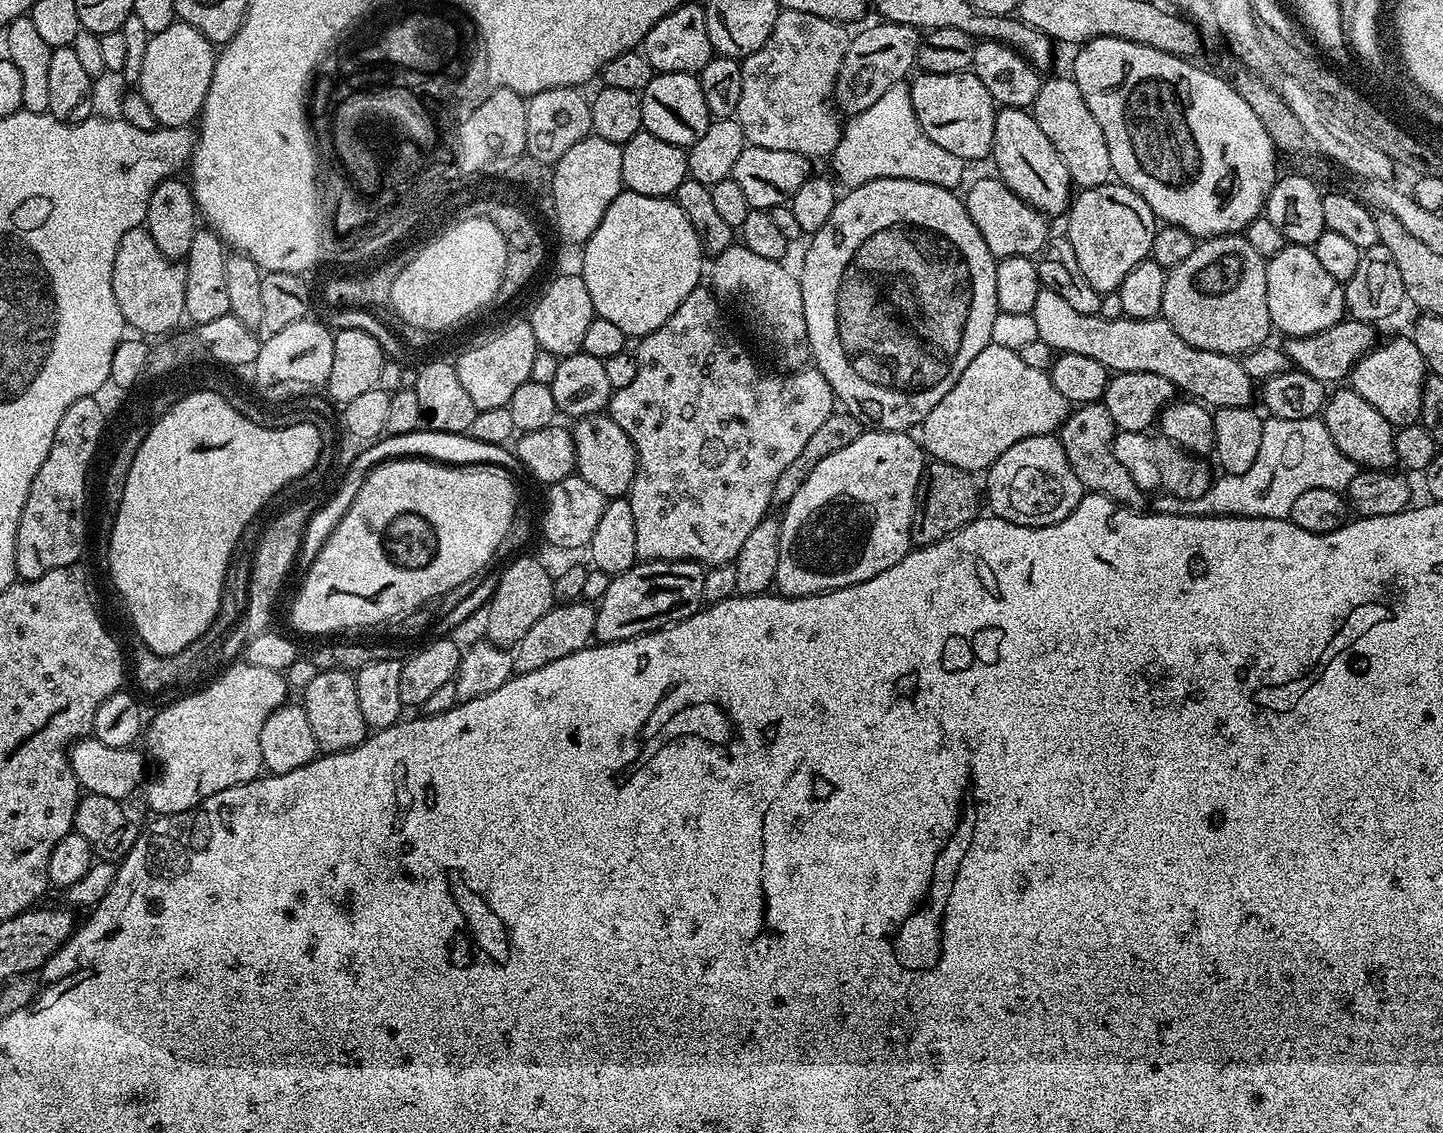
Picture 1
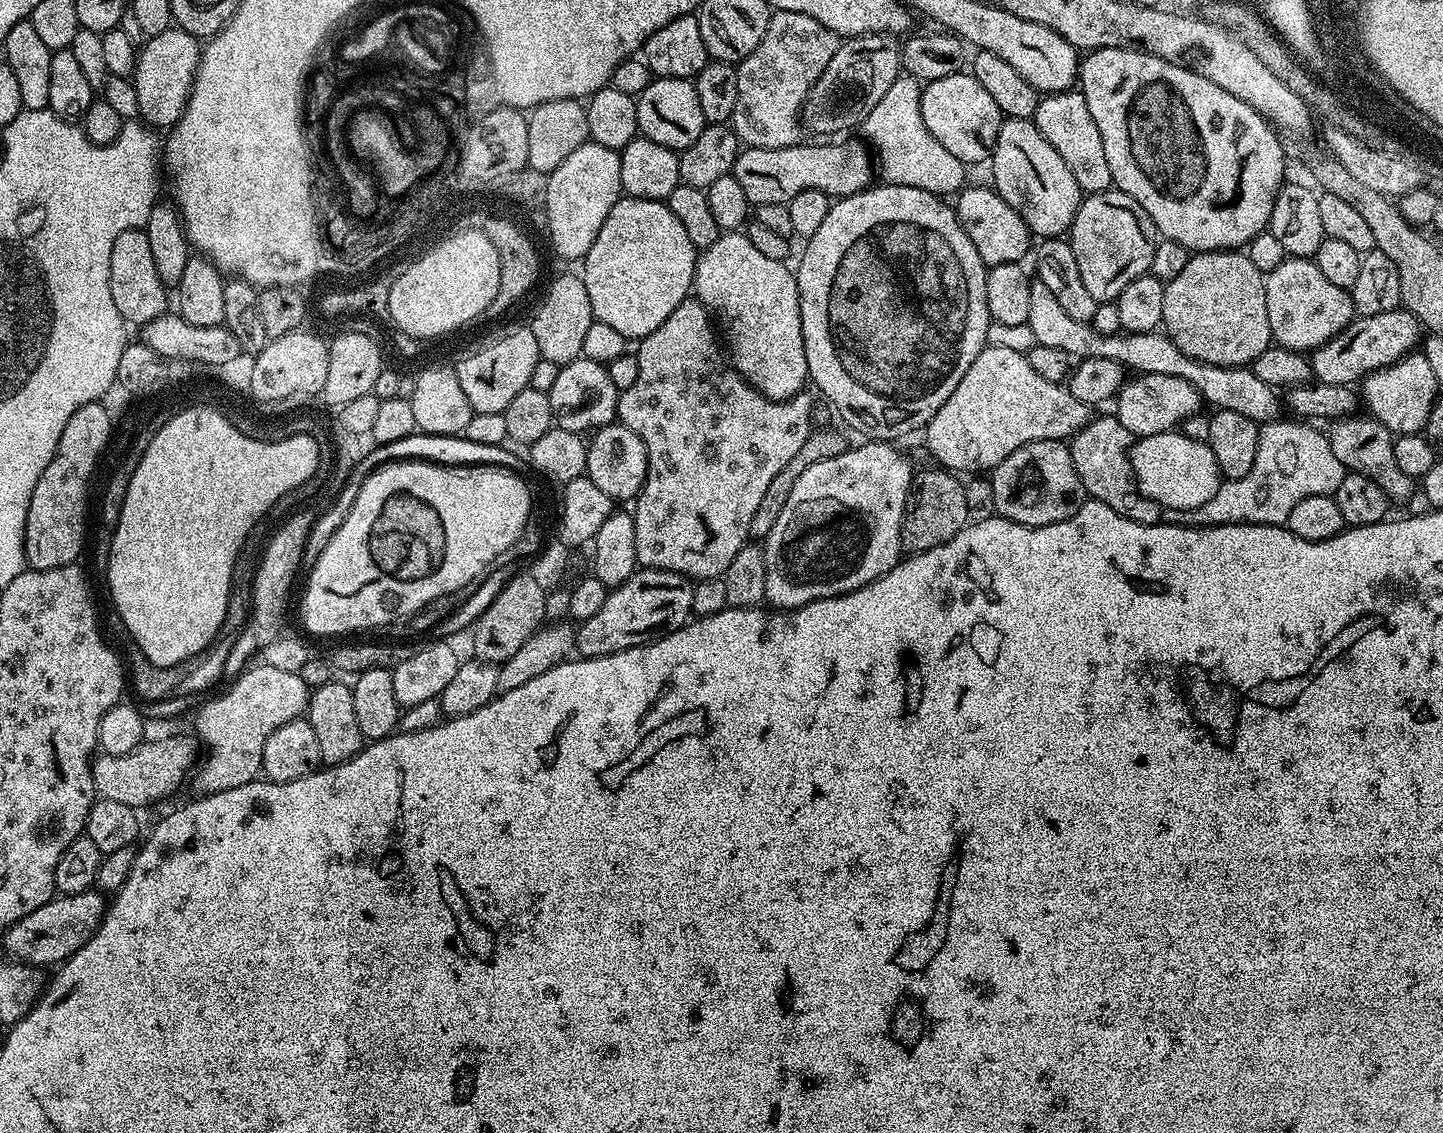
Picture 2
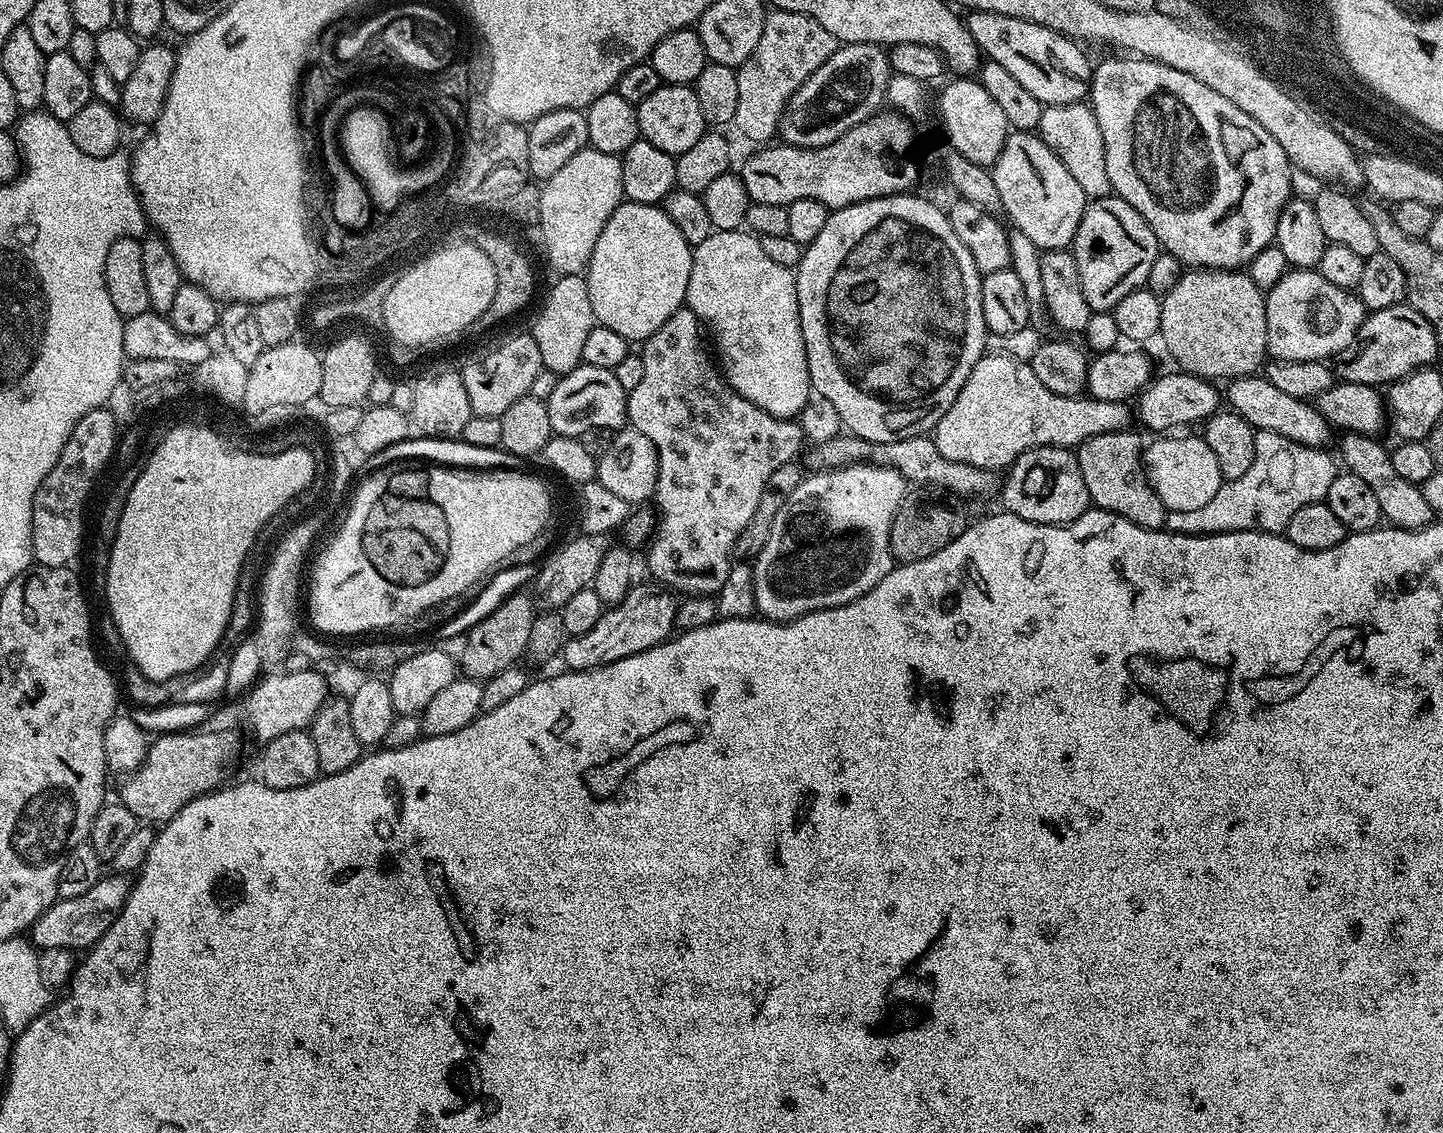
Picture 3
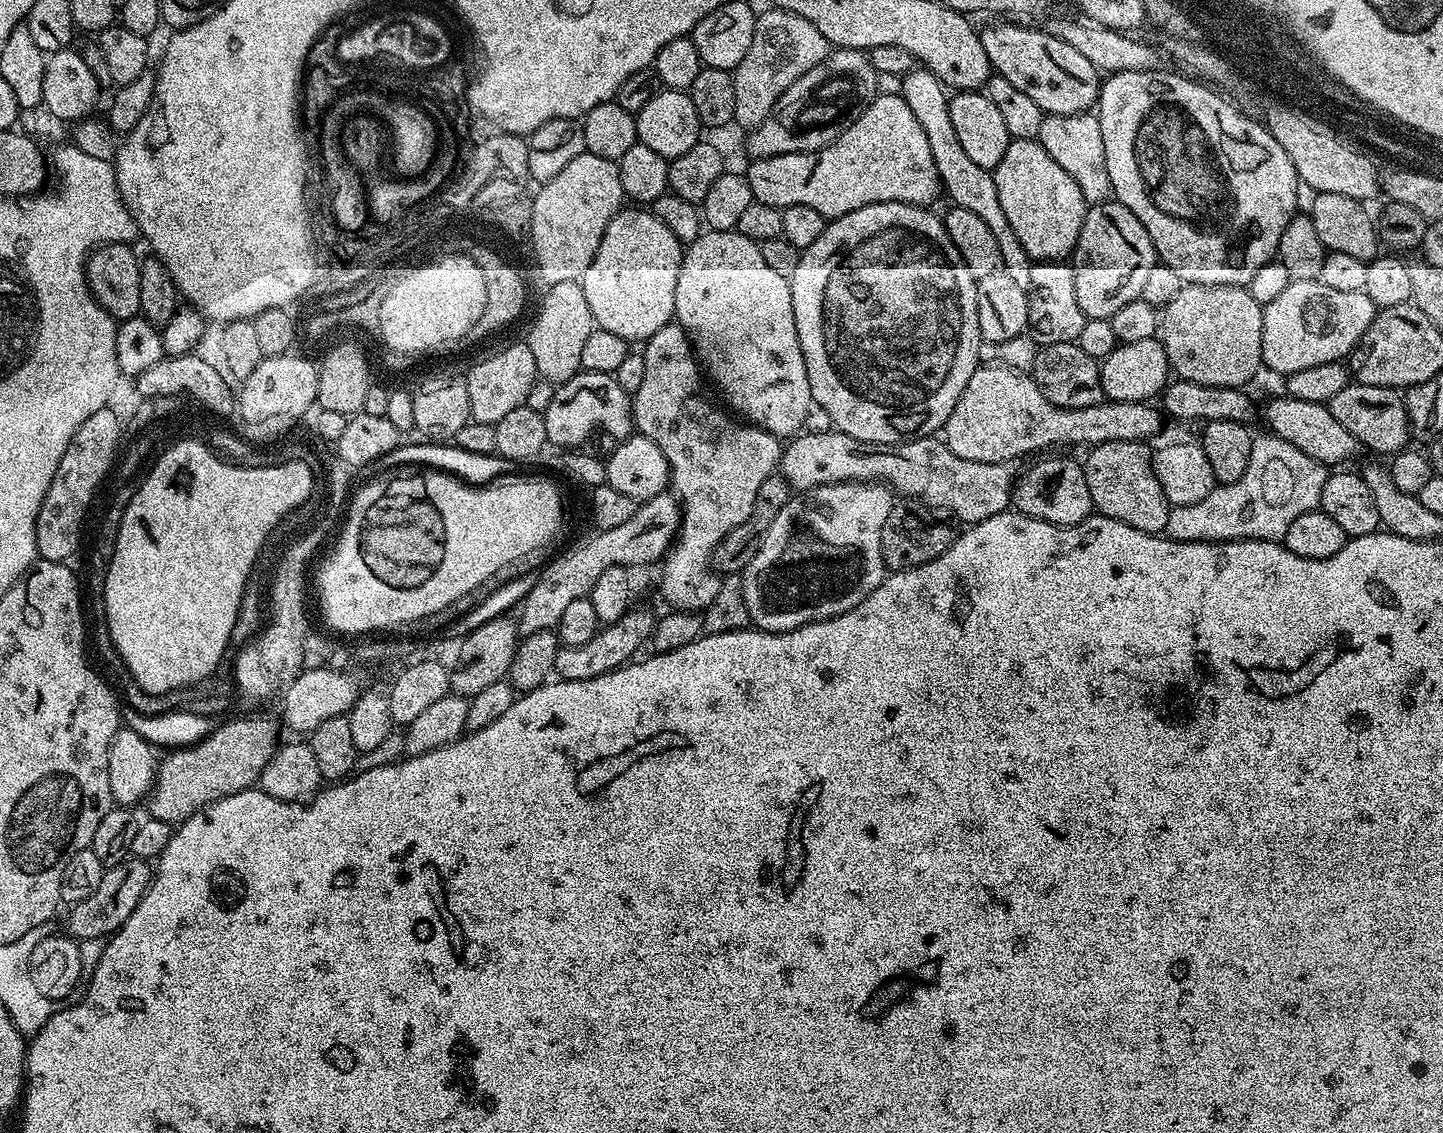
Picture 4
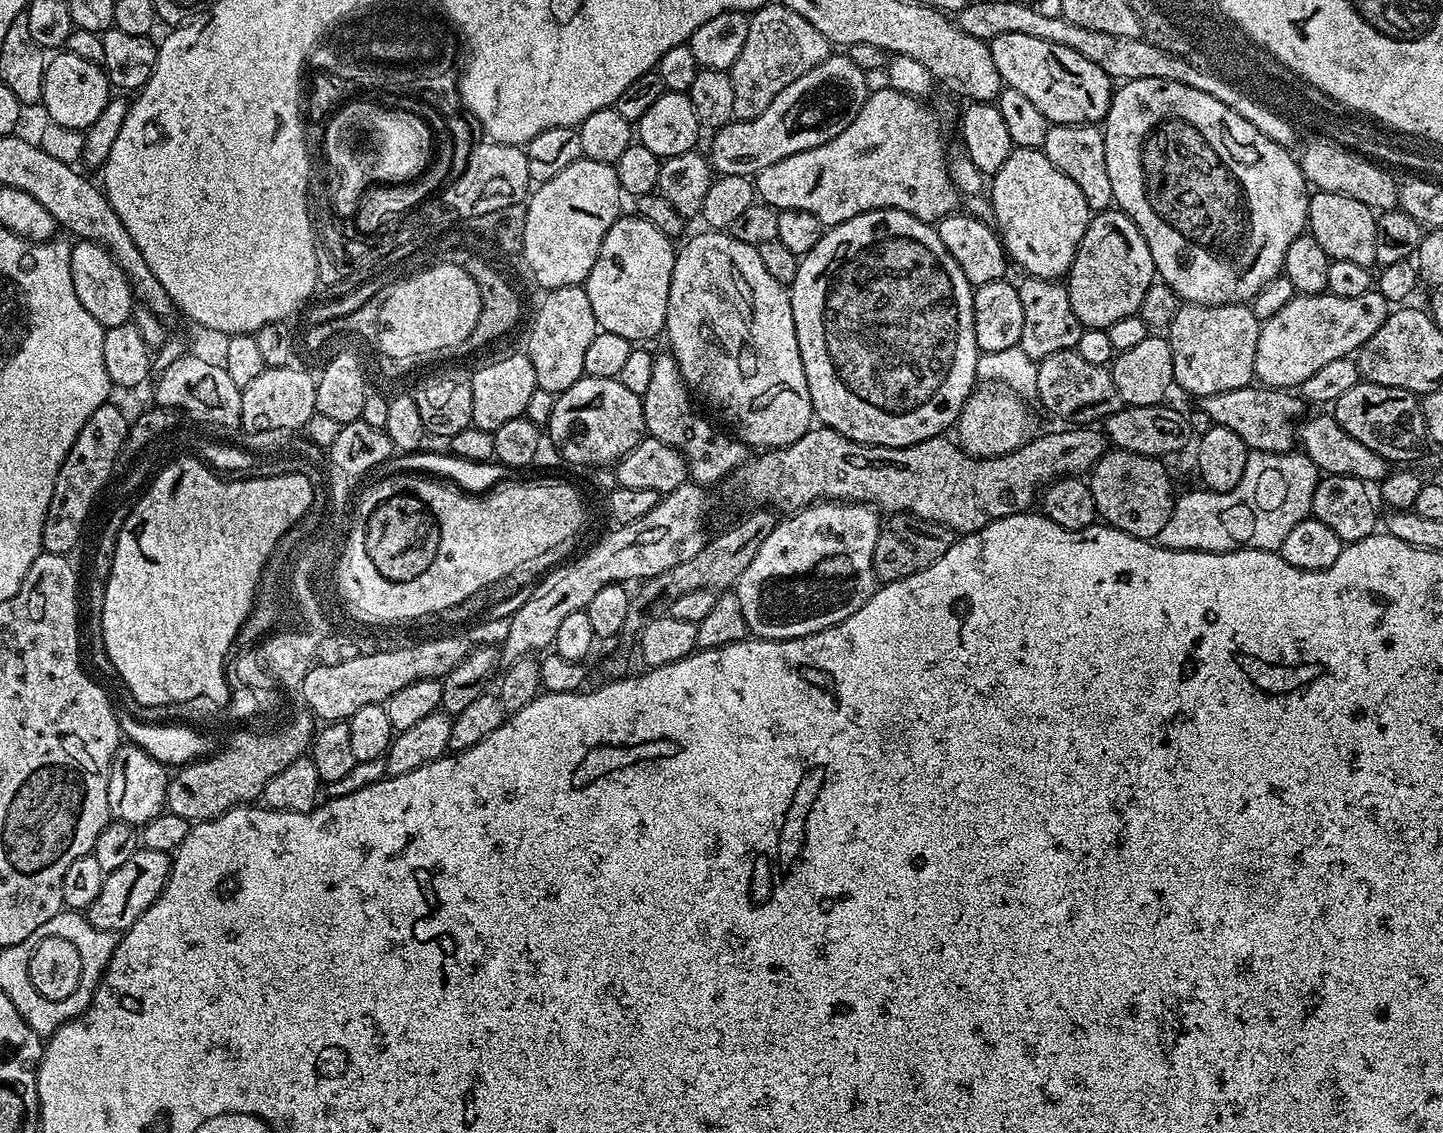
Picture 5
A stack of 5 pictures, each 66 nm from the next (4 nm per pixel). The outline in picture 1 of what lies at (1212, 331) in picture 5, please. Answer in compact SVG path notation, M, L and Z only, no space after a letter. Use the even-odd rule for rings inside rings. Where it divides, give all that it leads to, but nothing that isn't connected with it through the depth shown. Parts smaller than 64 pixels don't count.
M1233 234L1231 236L1210 236L1201 239L1197 243L1194 254L1188 255L1183 262L1178 262L1178 266L1174 266L1168 272L1166 278L1166 290L1162 290L1162 306L1160 311L1162 319L1170 326L1174 326L1174 331L1178 333L1178 338L1190 342L1190 346L1194 346L1198 350L1210 350L1218 354L1226 354L1227 356L1235 356L1237 358L1246 352L1253 352L1255 348L1260 347L1269 339L1268 335L1273 335L1274 329L1272 319L1270 318L1270 306L1266 302L1266 270L1268 269L1268 260L1262 254L1258 254L1258 250L1254 250L1254 246L1250 246L1247 235Z

